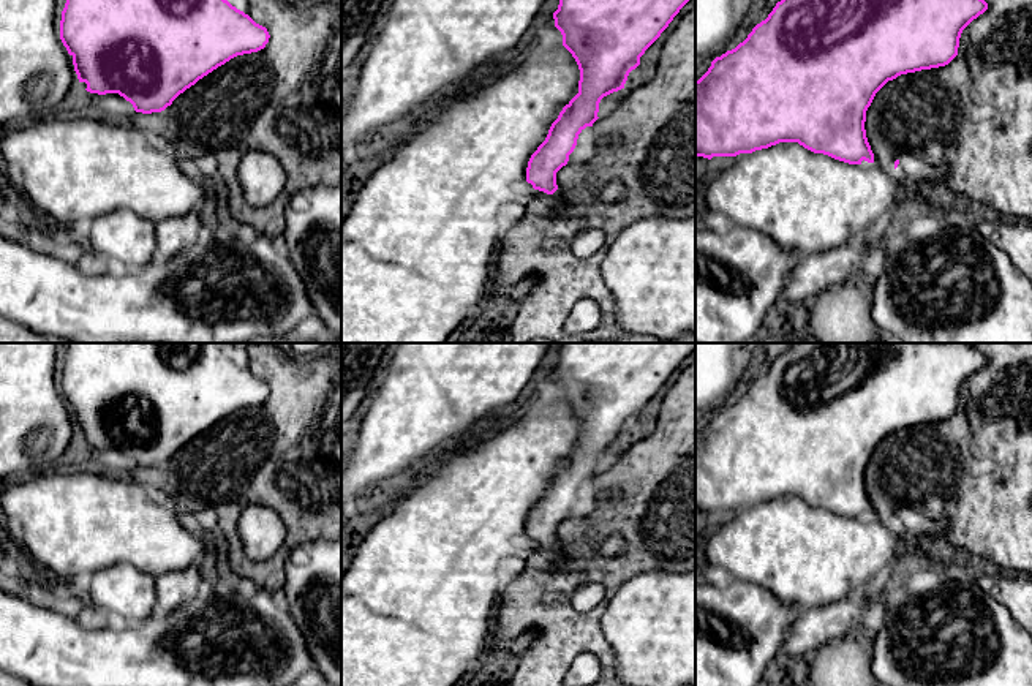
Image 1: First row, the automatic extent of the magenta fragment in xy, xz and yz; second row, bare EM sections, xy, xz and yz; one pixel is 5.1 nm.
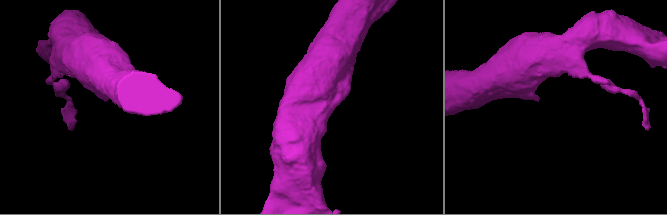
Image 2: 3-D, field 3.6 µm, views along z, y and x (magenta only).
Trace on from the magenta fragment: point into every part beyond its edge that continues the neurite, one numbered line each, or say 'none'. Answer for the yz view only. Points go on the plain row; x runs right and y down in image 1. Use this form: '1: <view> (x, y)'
1: yz (911, 522)

